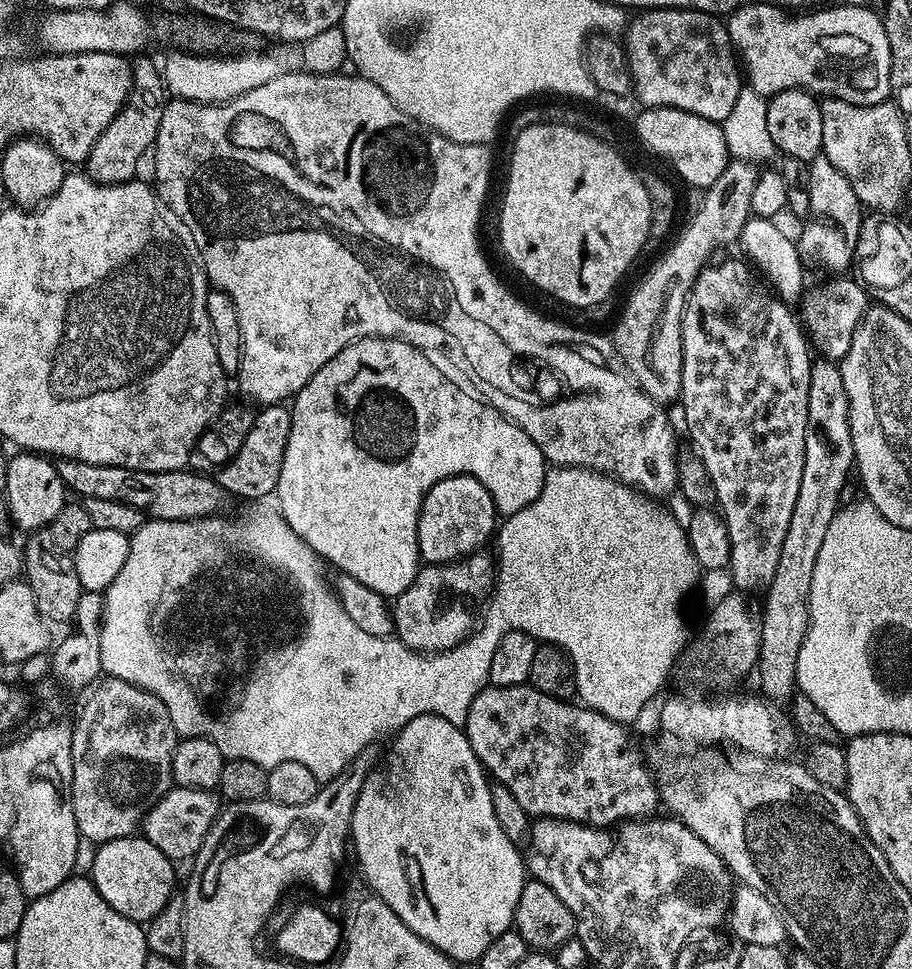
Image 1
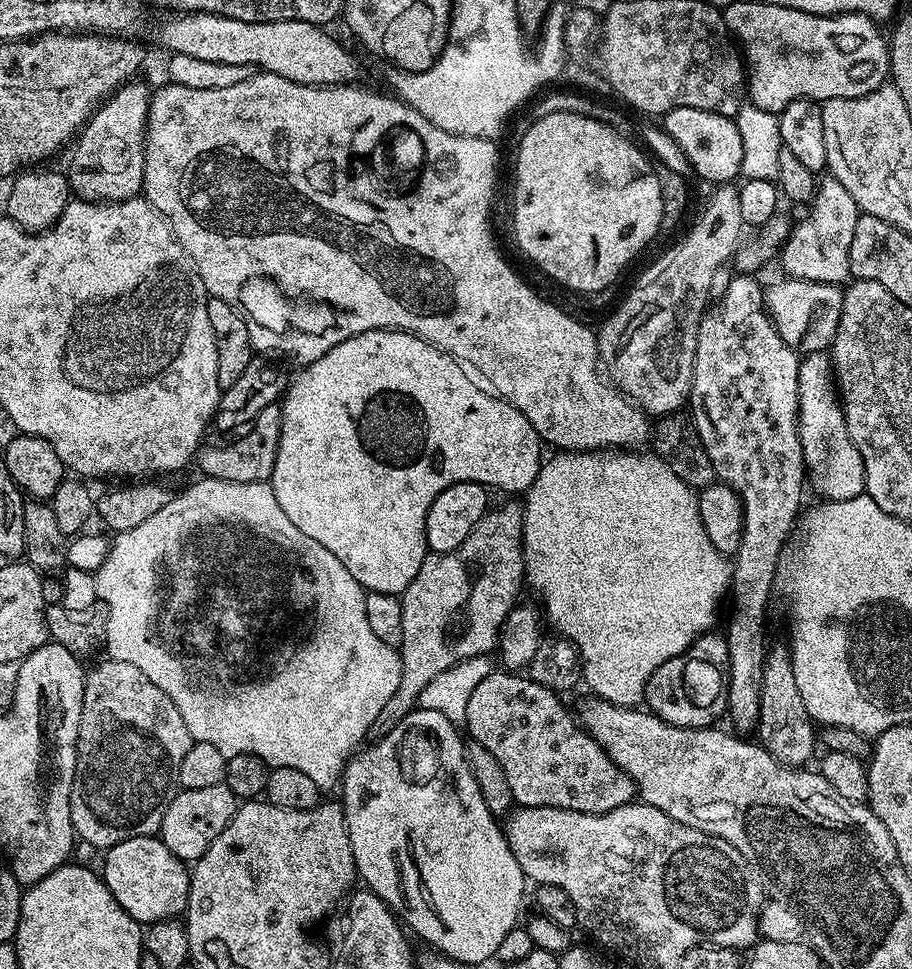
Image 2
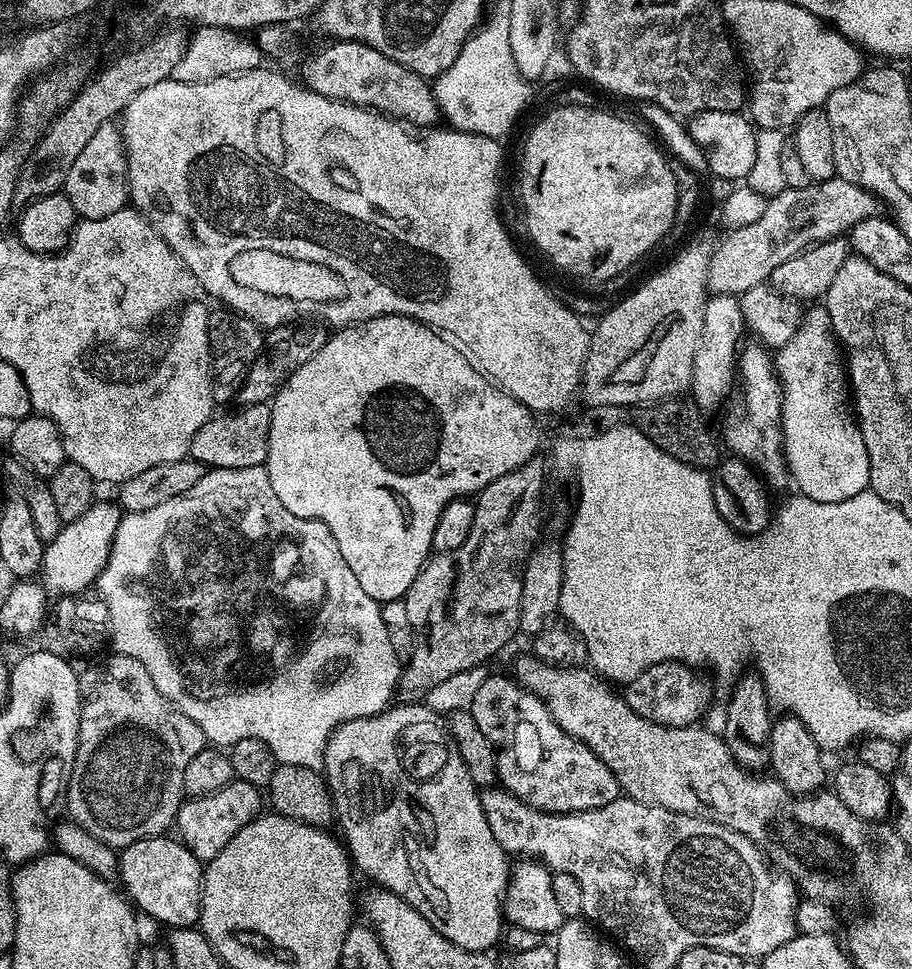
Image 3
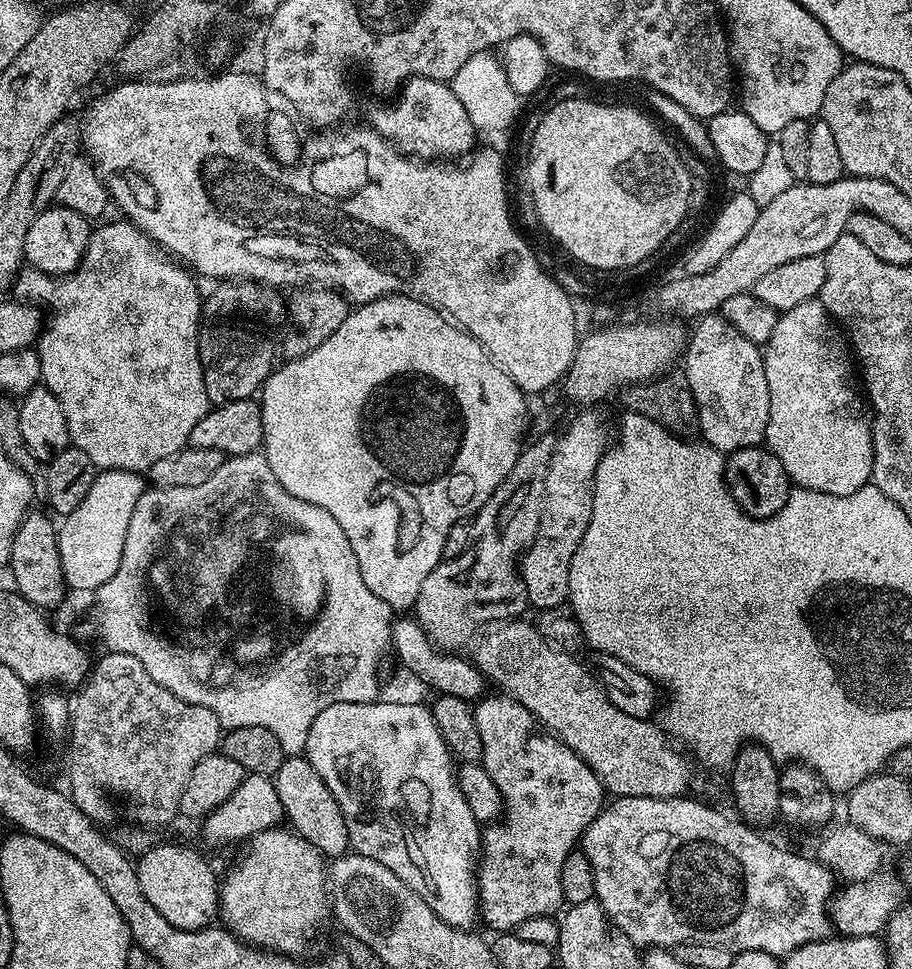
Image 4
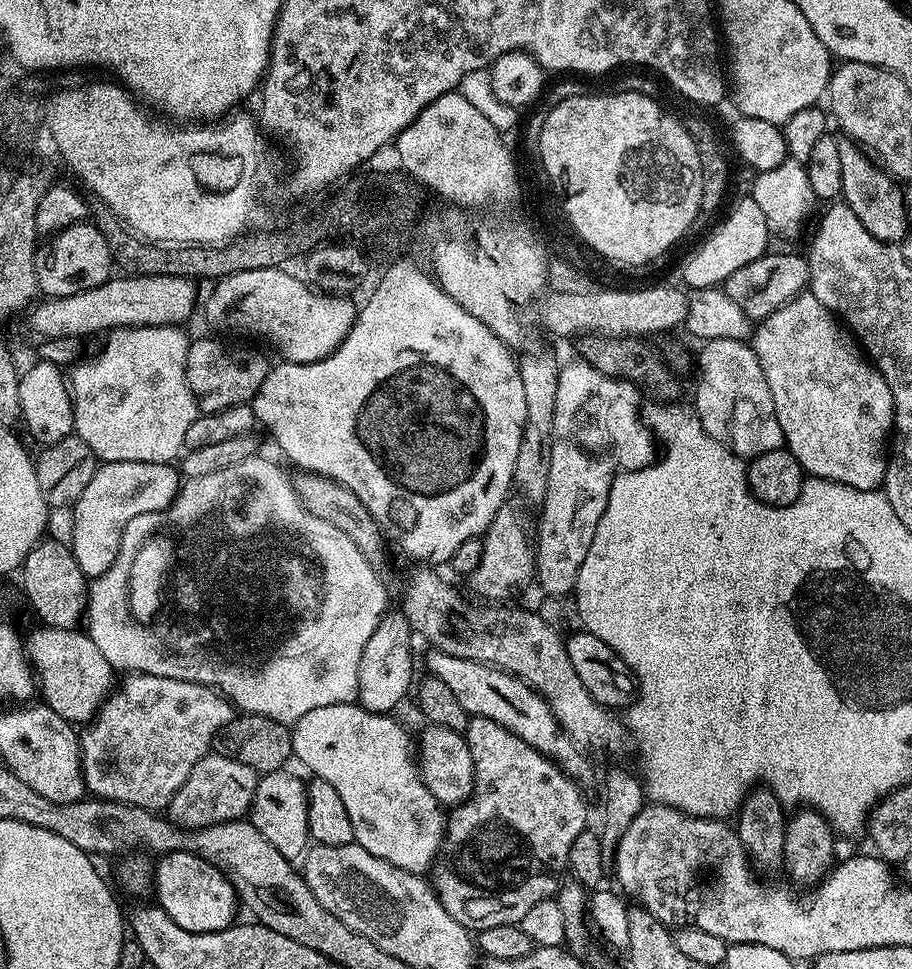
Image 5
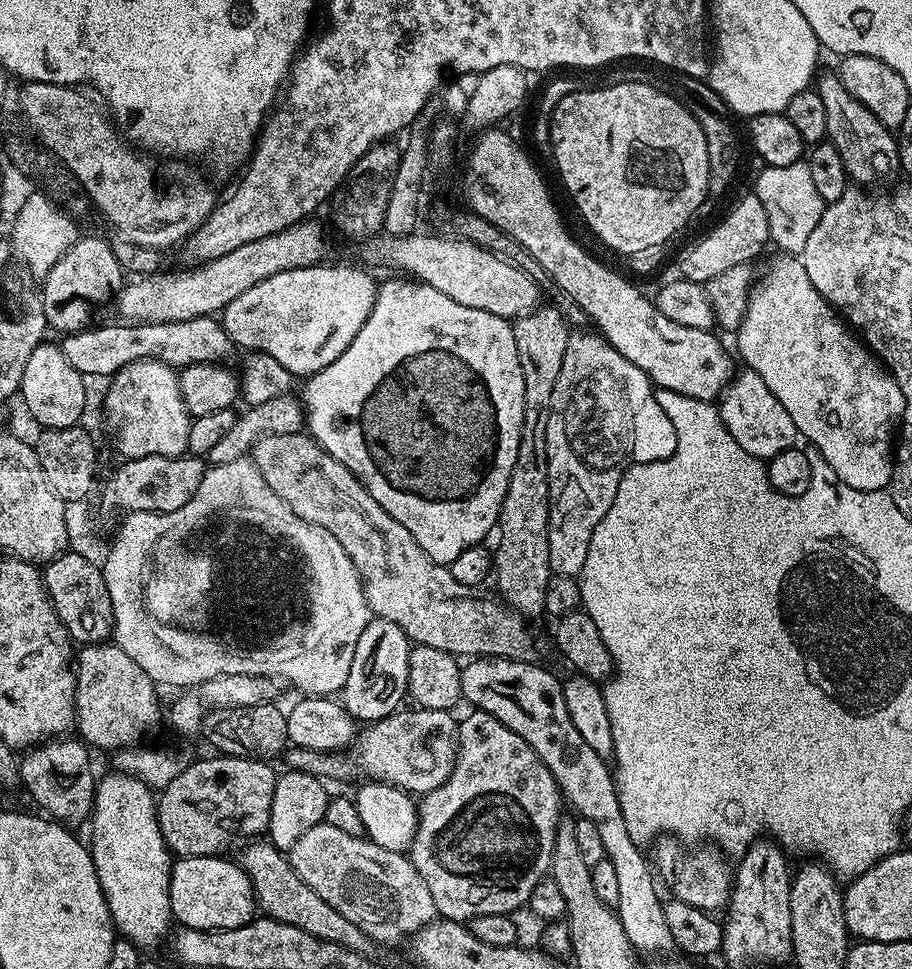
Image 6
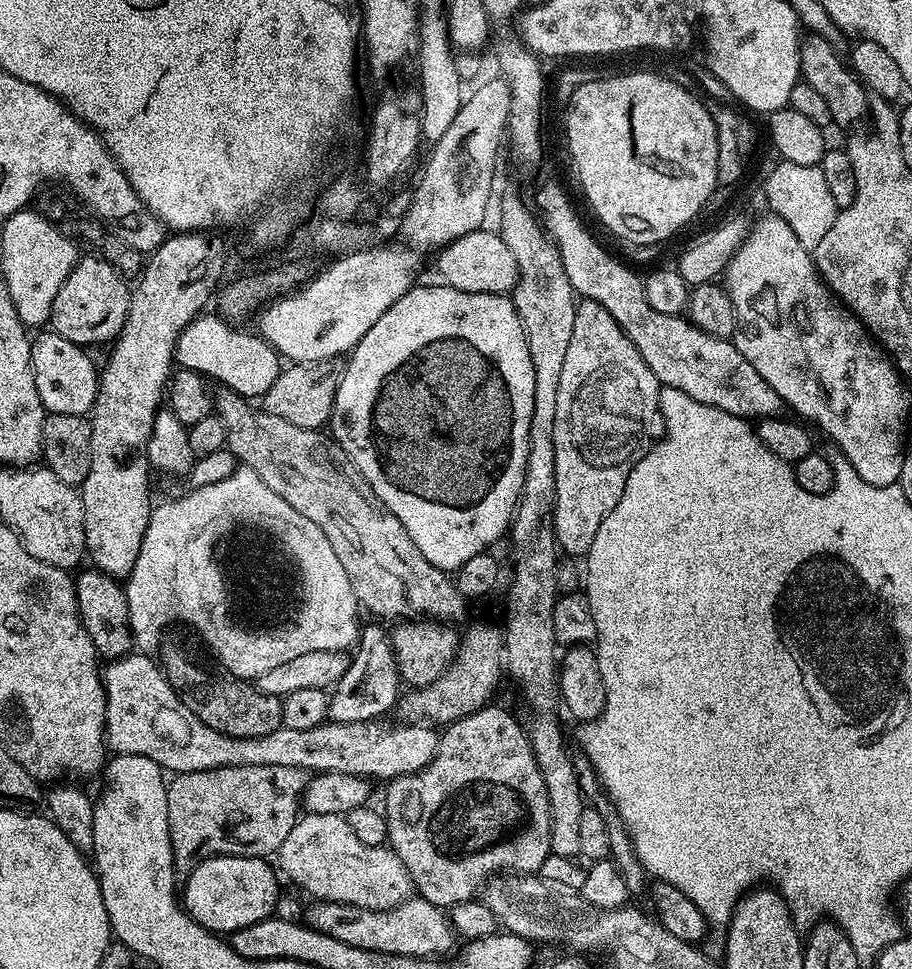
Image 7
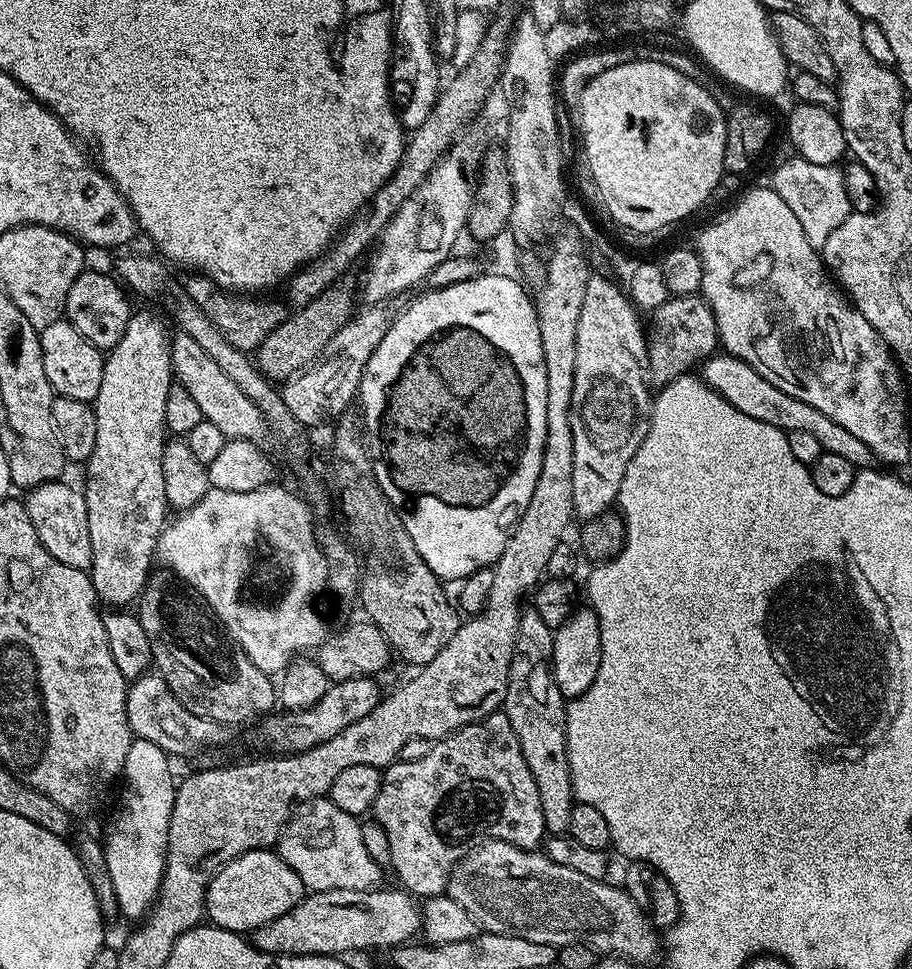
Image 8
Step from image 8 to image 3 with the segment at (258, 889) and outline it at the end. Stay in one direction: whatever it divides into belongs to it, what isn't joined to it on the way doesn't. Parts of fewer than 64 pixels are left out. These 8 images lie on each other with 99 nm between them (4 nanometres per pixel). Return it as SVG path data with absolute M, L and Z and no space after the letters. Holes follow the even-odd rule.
M165 834L142 838L138 842L119 849L118 880L124 883L123 891L126 893L127 899L141 913L144 911L150 919L157 920L160 924L168 924L169 929L191 928L200 919L200 891L204 881L204 869L202 861L185 844L181 844L179 839L173 837L171 840L170 837L171 835Z

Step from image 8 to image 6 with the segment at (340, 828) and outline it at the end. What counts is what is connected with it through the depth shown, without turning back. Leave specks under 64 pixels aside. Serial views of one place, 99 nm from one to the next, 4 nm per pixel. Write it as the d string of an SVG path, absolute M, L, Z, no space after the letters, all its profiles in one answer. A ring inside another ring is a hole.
M323 823L310 826L310 830L306 830L302 838L298 838L298 842L287 849L286 855L298 878L302 878L302 882L306 882L306 886L310 886L310 890L322 898L322 902L334 906L342 918L350 918L350 922L354 922L354 926L358 926L358 930L365 932L369 940L377 945L407 941L418 929L437 919L434 898L430 890L426 890L426 882L422 882L418 870L414 870L411 859L404 852L386 850L364 836L346 834Z

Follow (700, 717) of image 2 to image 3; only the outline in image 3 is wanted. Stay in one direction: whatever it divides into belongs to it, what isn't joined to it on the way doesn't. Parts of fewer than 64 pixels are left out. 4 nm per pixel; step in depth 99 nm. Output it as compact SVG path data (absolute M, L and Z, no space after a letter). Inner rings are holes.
M676 660L658 662L640 672L638 678L623 685L622 695L626 706L630 706L634 714L642 714L642 718L658 722L662 726L693 727L712 700L712 684L700 672L703 671L693 670L689 665L680 664Z

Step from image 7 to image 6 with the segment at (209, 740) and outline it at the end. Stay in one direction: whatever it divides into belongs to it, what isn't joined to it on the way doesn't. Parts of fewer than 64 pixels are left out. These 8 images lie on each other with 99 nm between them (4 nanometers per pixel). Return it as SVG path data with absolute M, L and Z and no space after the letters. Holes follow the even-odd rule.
M115 642L81 647L74 660L74 671L76 673L76 722L74 726L78 731L79 739L93 749L119 750L139 745L143 741L140 739L159 720L162 720L162 704L160 708L160 700L156 697L157 685L146 674L146 670L142 670L142 666L138 666L138 662L134 662L134 658L130 658ZM419 706L413 712L397 710L381 720L359 729L358 735L346 750L319 752L309 748L289 747L288 764L308 778L328 780L356 780L363 778L377 784L390 784L409 794L423 794L438 790L456 765L458 720L449 710L430 710Z

